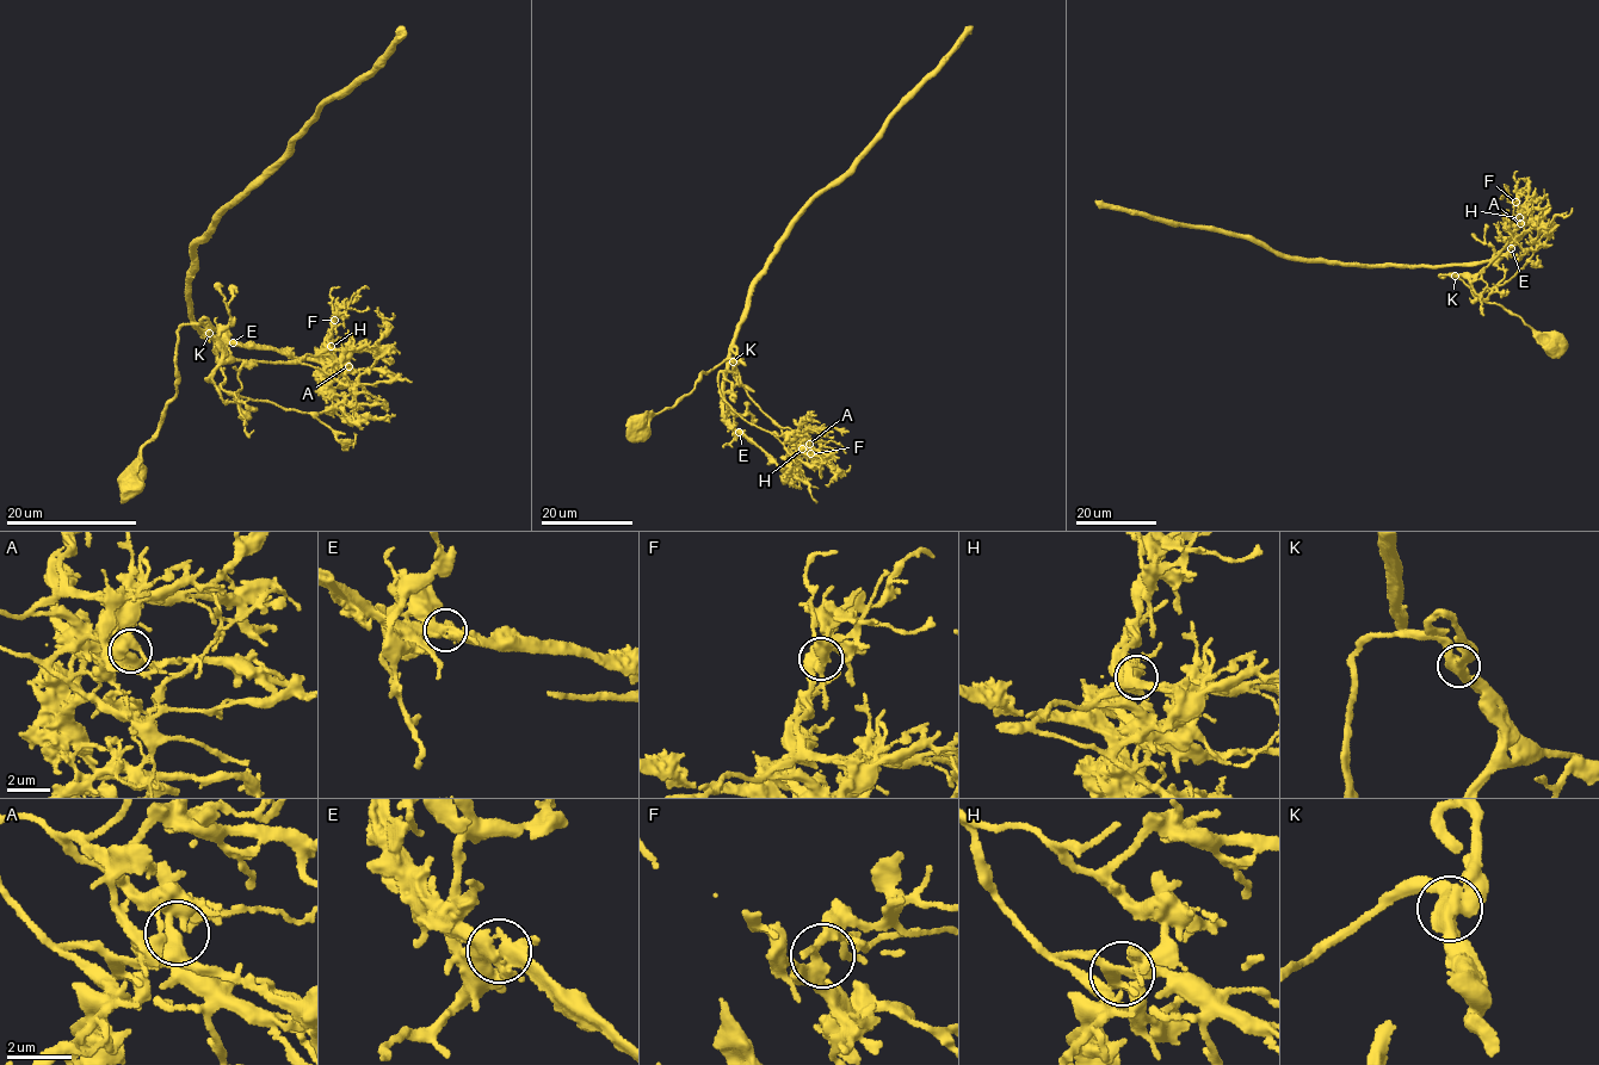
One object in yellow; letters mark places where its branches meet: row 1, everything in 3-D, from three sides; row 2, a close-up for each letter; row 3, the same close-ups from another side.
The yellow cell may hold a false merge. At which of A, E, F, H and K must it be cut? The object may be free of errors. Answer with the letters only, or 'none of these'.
E

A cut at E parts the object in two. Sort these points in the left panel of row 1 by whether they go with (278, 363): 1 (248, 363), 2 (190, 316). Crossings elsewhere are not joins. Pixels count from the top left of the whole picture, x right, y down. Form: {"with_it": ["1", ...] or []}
{"with_it": ["1"]}

